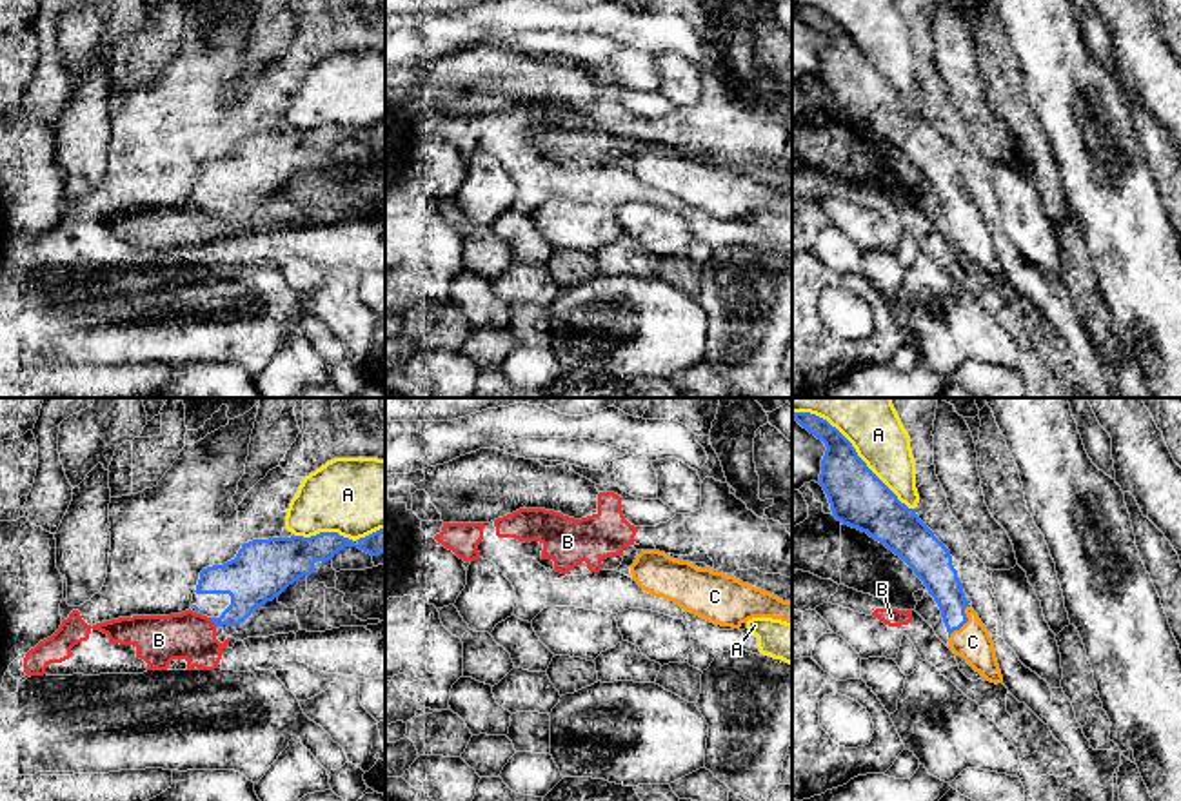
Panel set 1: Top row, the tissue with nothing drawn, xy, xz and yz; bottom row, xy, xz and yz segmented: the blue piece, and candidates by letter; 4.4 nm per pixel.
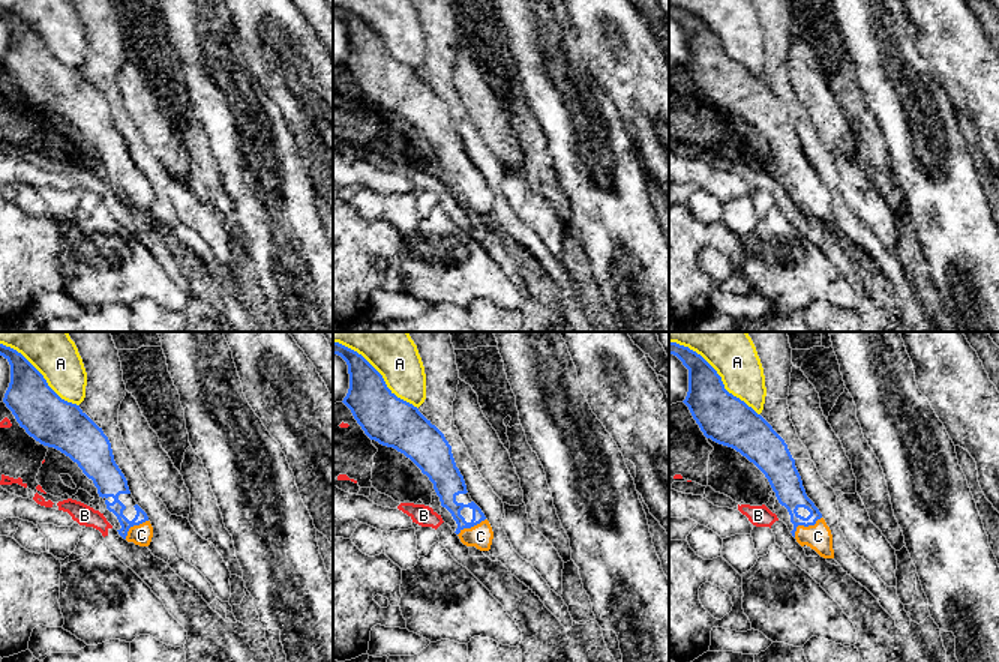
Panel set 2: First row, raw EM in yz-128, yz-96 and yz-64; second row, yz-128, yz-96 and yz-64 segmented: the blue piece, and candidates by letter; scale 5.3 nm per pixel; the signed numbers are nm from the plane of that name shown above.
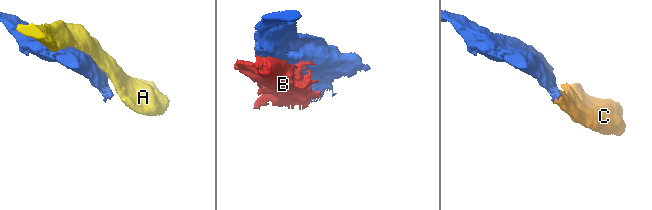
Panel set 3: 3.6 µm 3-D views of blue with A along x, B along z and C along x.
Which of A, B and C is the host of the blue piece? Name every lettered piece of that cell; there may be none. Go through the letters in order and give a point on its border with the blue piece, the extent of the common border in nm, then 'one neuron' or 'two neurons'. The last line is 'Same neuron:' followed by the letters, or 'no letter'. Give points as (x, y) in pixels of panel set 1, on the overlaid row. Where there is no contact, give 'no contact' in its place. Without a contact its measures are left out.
A: yz (854, 451) | 700 nm | two neurons
B: xy (213, 622) | 50 nm | two neurons
C: yz (963, 623) | 180 nm | one neuron
Same neuron: C

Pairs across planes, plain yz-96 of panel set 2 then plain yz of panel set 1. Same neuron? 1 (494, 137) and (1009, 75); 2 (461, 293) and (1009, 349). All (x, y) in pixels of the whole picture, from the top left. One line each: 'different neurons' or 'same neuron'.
1: different neurons
2: same neuron

